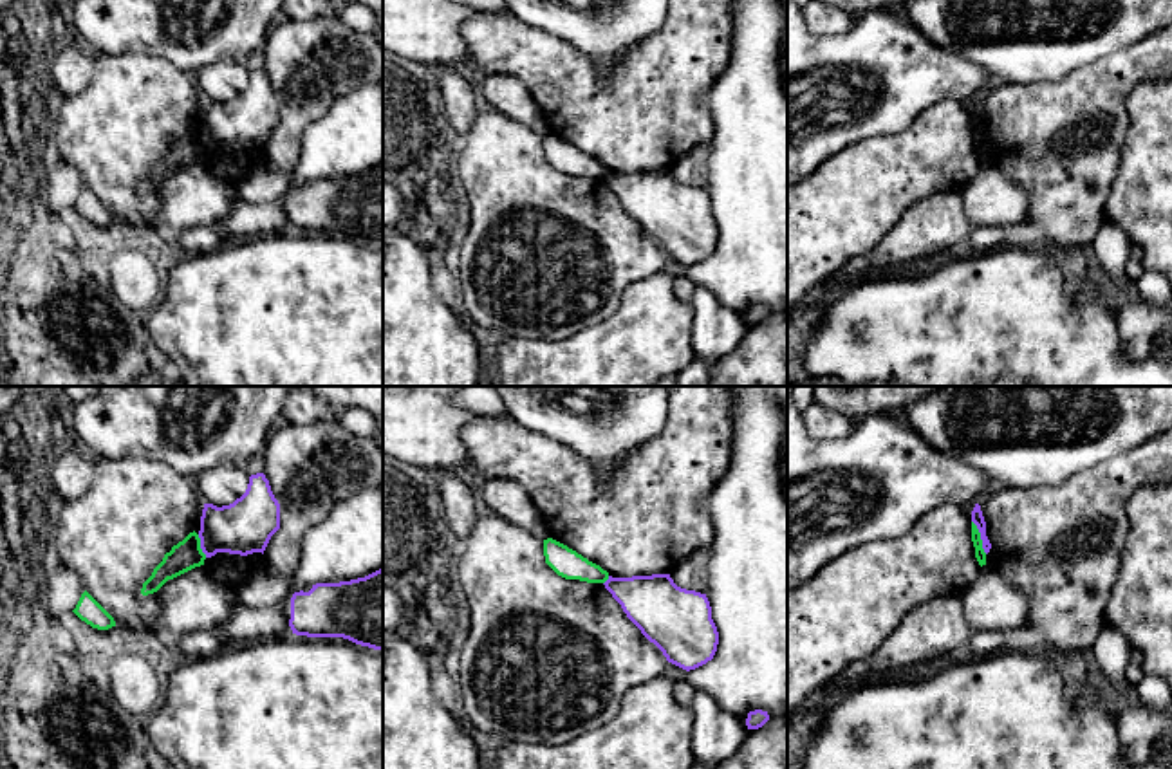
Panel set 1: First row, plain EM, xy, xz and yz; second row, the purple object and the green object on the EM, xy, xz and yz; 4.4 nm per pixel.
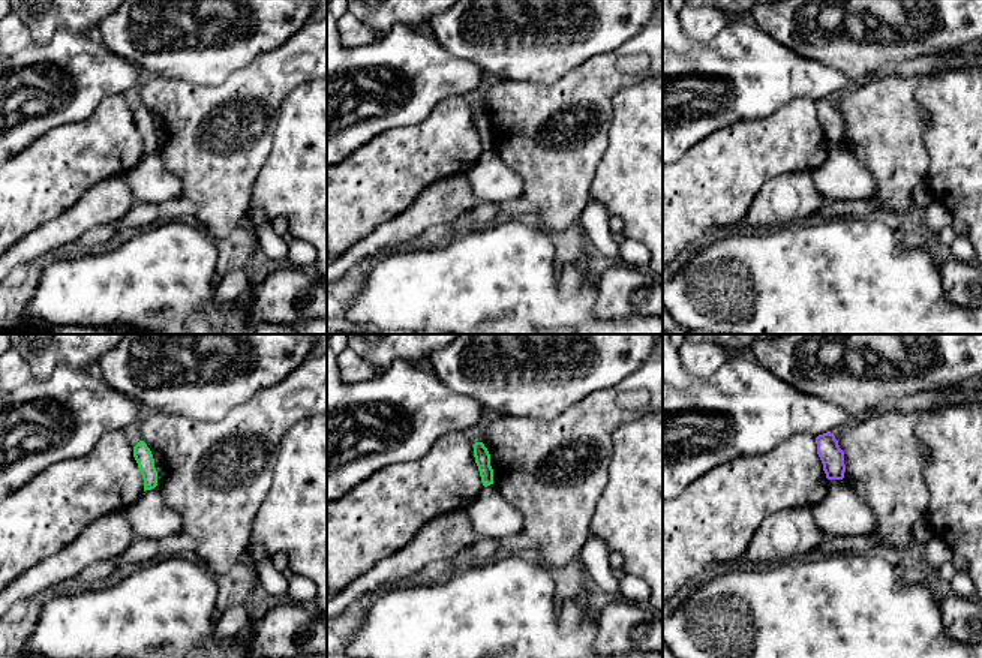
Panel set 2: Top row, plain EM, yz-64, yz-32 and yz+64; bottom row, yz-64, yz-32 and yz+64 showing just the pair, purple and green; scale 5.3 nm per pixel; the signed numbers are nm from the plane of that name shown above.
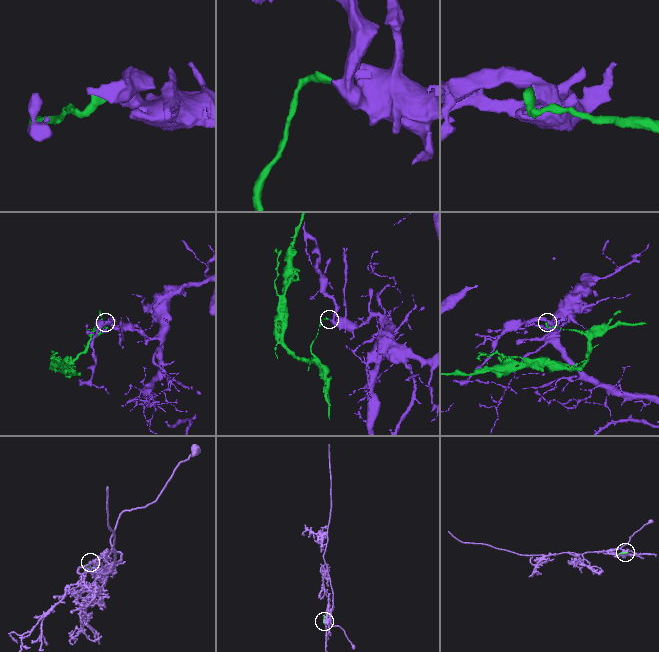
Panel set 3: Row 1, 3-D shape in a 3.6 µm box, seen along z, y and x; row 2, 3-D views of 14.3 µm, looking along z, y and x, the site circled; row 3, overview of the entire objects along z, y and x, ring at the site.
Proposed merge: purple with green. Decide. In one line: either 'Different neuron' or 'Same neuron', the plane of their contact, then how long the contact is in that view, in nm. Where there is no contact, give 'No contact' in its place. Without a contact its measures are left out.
Different neuron. Touches purple in yz. Shared border 170 nm

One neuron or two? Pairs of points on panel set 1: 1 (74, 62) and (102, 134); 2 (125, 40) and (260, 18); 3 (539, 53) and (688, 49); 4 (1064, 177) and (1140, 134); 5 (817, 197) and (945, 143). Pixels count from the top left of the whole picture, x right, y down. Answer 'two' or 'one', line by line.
1: two
2: one
3: one
4: two
5: one

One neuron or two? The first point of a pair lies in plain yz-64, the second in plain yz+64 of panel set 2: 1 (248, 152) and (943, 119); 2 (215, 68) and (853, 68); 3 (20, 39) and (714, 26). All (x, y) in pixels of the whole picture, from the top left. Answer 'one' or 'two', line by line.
1: two
2: one
3: one

